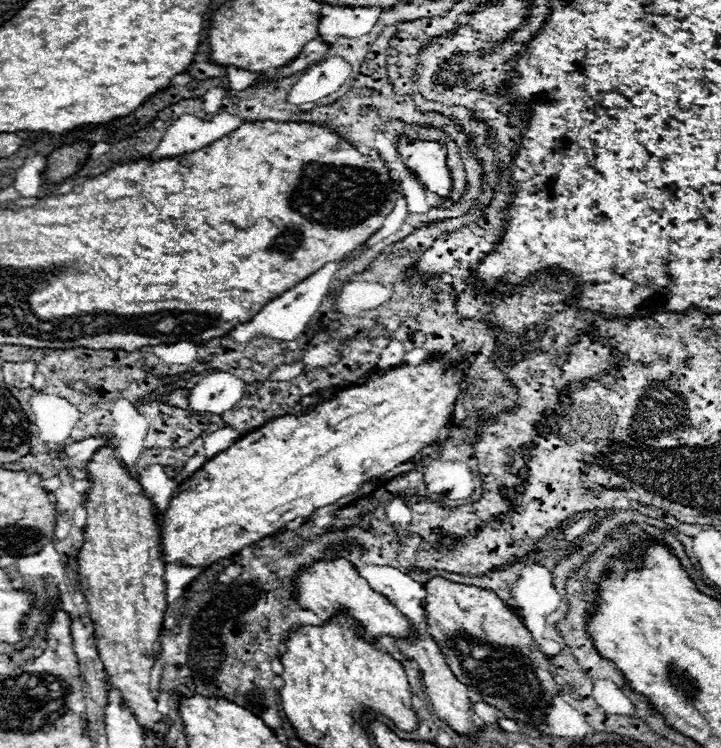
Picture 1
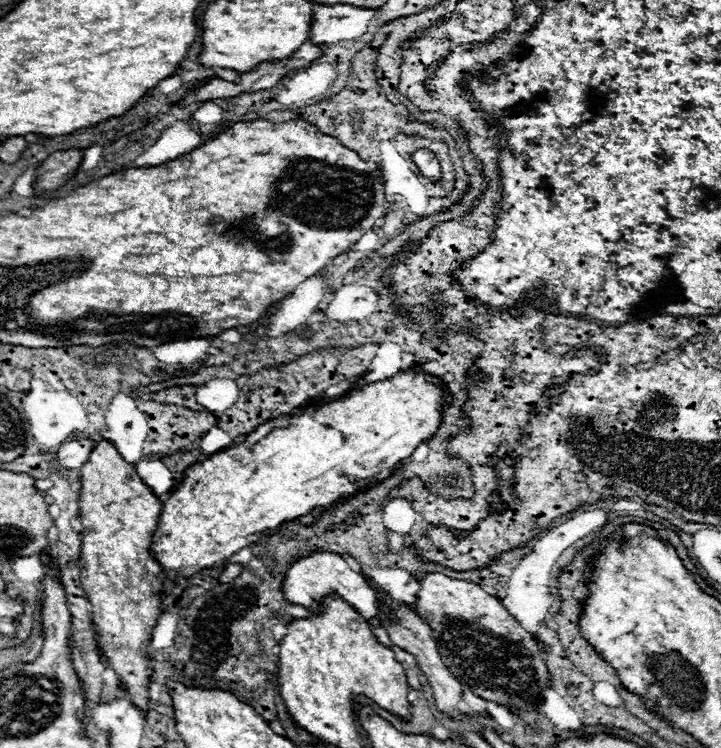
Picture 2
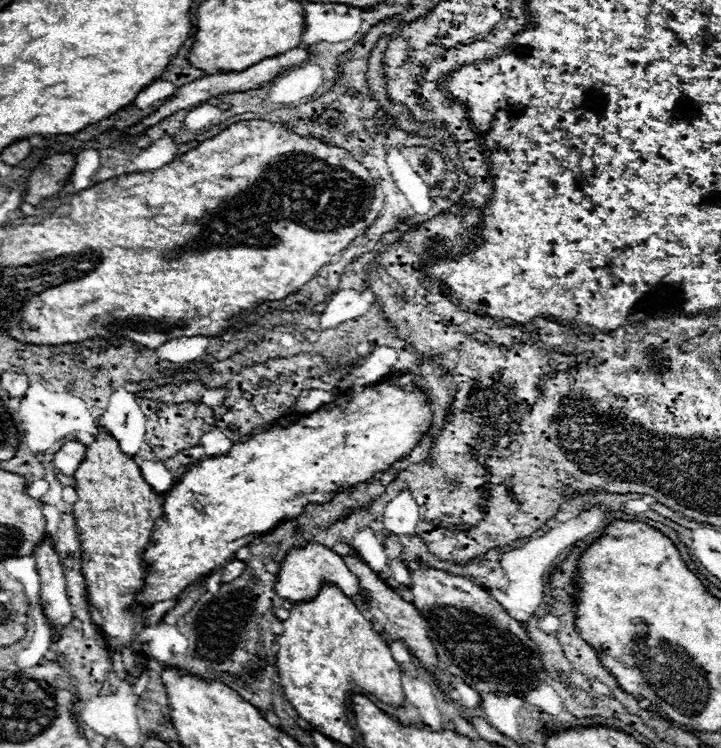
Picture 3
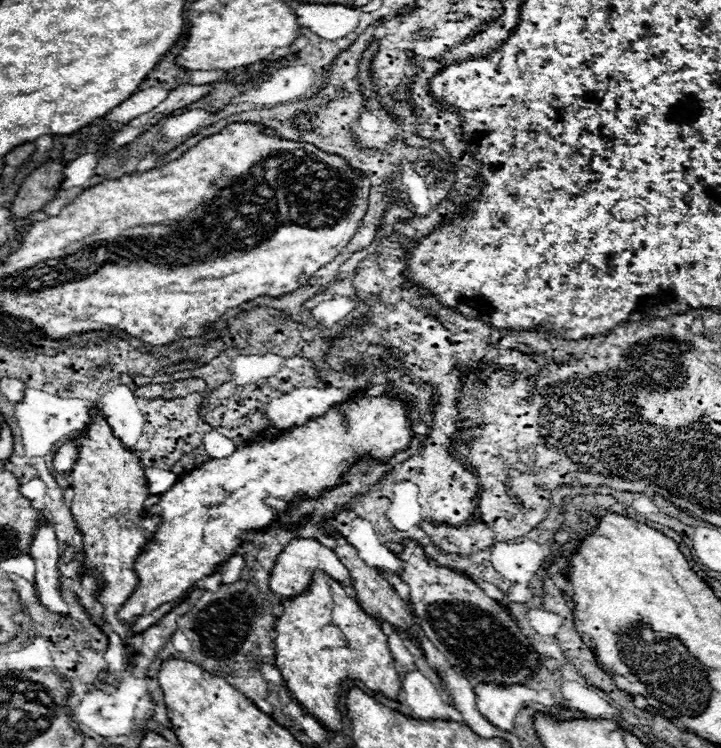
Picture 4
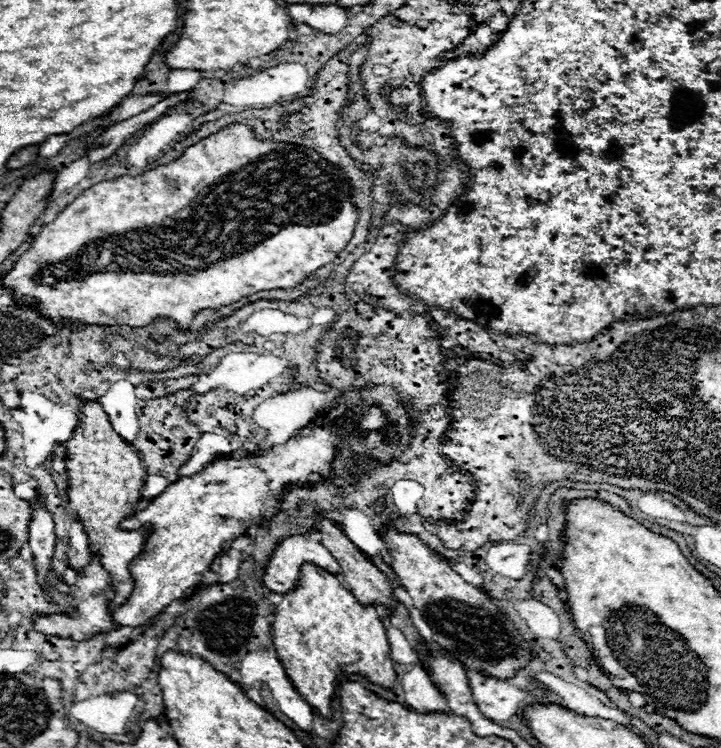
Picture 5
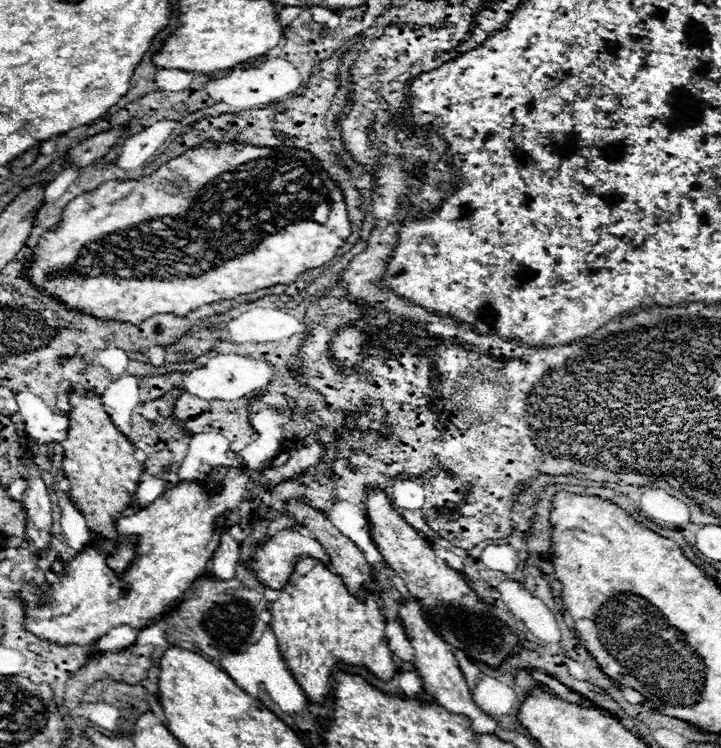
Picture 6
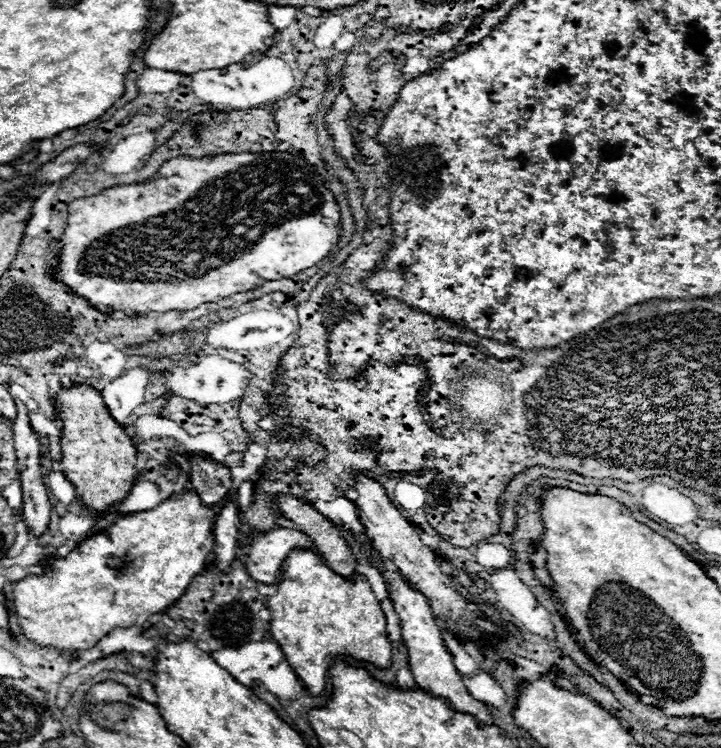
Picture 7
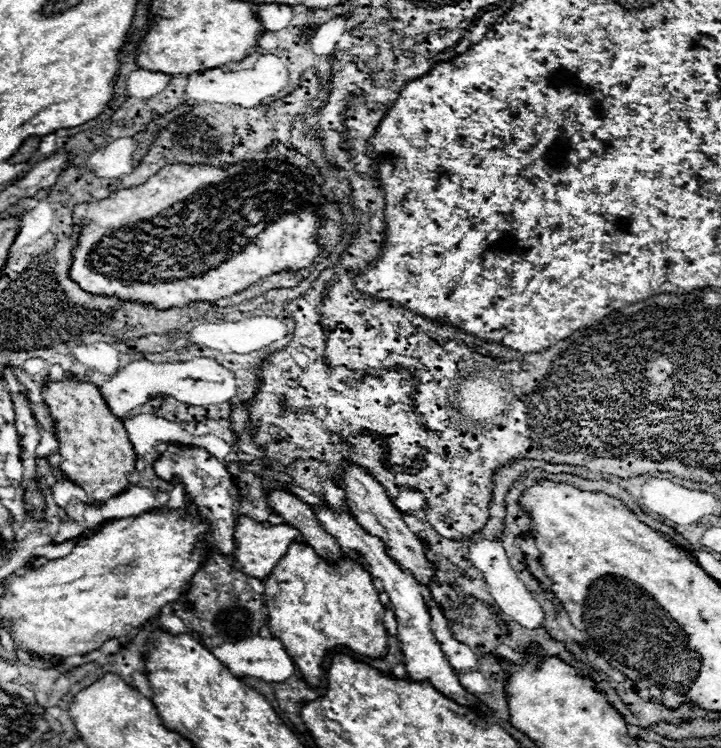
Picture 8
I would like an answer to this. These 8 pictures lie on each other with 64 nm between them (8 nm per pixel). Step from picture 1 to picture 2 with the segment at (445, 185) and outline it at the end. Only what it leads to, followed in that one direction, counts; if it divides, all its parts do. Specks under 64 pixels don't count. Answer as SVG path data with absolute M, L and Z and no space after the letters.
M418 150L414 154L414 162L416 162L416 166L420 168L420 172L424 176L428 176L432 180L440 178L440 164L438 164L434 152L430 152L430 150Z

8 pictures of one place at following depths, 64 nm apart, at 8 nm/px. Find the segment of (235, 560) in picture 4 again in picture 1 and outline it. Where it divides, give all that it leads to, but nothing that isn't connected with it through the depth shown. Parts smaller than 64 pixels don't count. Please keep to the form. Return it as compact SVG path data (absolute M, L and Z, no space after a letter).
M230 564L224 572L220 572L218 580L220 580L222 584L230 584L236 576L240 576L240 572L242 572L242 566L238 566L238 564Z

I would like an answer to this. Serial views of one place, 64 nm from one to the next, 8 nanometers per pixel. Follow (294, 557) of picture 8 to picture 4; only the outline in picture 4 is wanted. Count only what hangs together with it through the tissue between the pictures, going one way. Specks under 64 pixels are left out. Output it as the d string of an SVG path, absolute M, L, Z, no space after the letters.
M322 570L312 572L308 592L282 602L282 616L276 620L276 666L282 670L286 686L294 698L324 726L340 730L342 720L336 708L338 690L344 680L362 680L370 690L396 698L400 678L392 660L386 634L380 622L366 614L358 602L348 596L340 582Z

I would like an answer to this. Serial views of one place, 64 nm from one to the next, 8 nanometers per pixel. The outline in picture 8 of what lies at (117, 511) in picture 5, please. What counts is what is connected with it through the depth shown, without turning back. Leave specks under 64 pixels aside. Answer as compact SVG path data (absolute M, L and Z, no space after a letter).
M70 378L46 382L44 404L54 418L56 436L60 442L60 470L86 490L96 502L104 502L112 496L118 496L128 486L128 476L134 470L136 452L128 440L124 424L120 418L112 416L110 408L104 404L100 390L90 382L80 382Z

